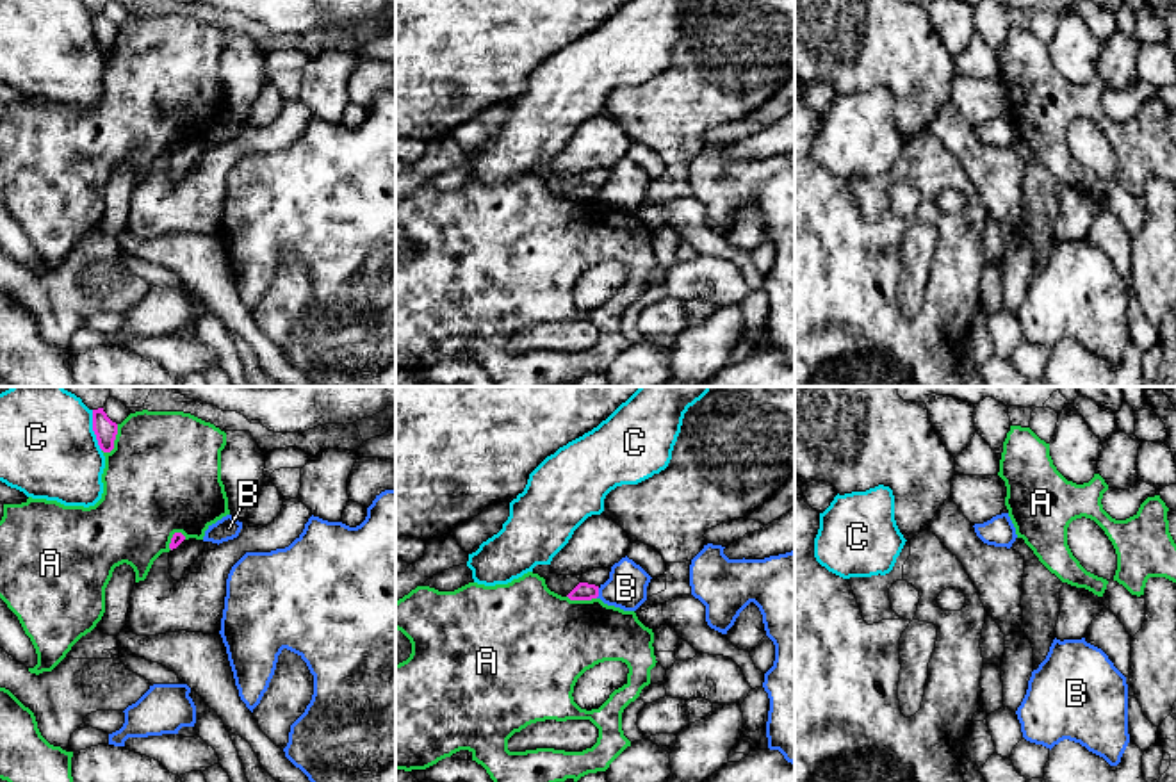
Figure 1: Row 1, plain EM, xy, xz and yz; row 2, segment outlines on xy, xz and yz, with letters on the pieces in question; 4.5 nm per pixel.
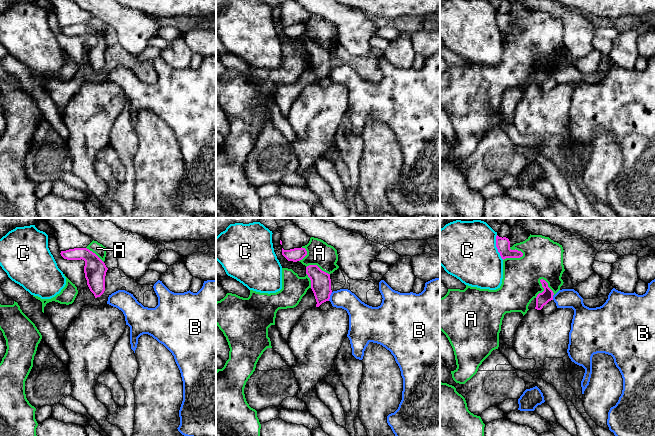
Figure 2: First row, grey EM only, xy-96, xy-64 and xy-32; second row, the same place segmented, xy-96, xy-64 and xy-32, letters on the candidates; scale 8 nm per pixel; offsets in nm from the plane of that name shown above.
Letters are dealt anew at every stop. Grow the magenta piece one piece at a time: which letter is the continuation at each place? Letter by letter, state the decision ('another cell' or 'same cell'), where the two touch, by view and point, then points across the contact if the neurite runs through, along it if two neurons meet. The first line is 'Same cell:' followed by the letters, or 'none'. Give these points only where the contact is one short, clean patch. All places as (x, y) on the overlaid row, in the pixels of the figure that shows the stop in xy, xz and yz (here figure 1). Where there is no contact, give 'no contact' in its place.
Same cell: none
A: another cell; meets magenta in xy at (114, 439)
B: another cell; meets magenta in xz at (597, 594); border along xz (599, 588), (596, 597)
C: another cell; meets magenta in xy at (93, 430)

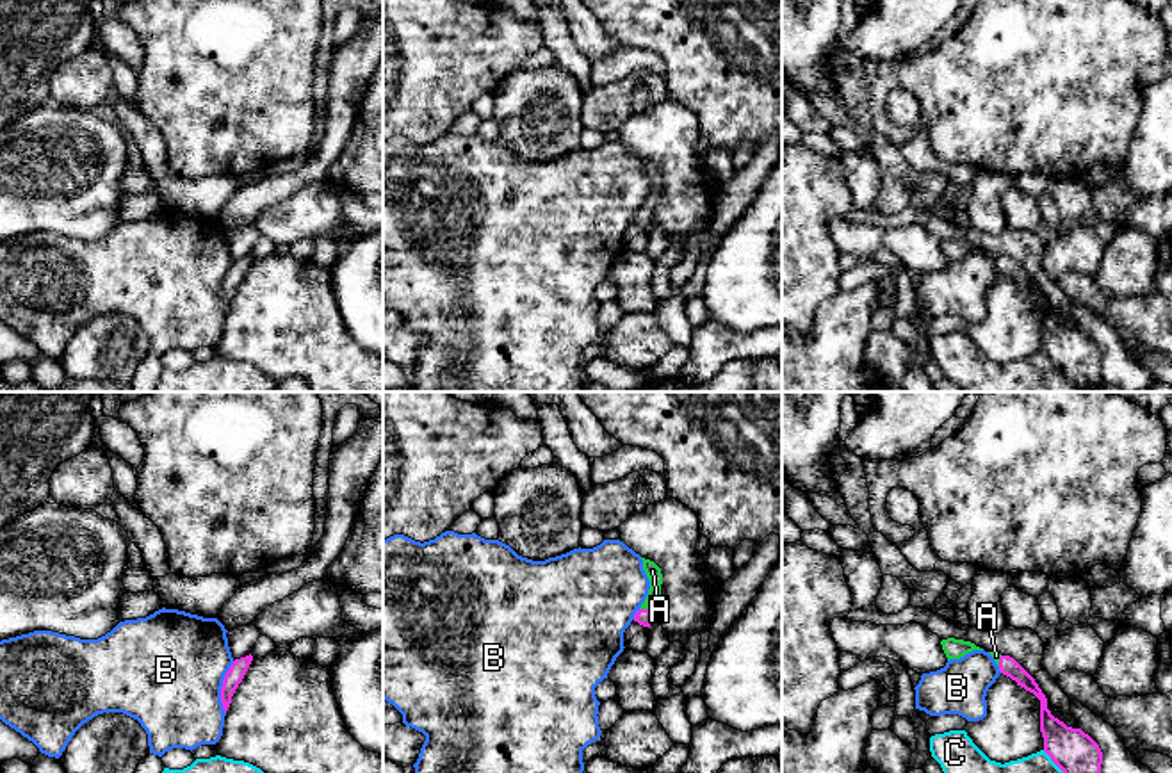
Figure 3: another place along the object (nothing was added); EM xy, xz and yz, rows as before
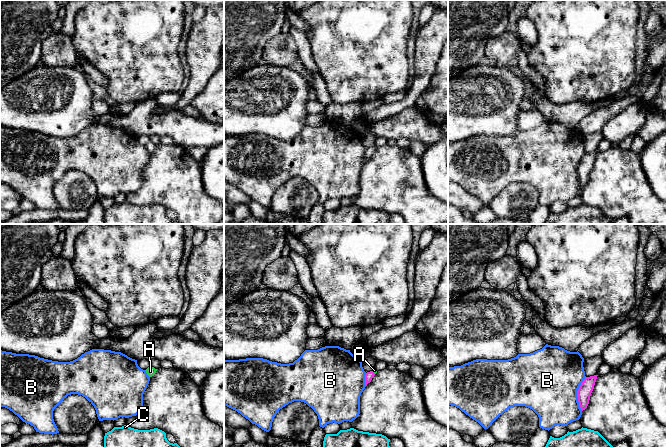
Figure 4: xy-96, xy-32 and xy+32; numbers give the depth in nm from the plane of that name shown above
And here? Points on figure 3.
Same cell: A
A: same cell; meets magenta in xz at (645, 610); runs through xz (643, 617), (645, 610), (654, 593), (652, 570)
B: another cell; meets magenta in xy at (221, 688)
C: another cell; meets magenta in yz at (1053, 761)

